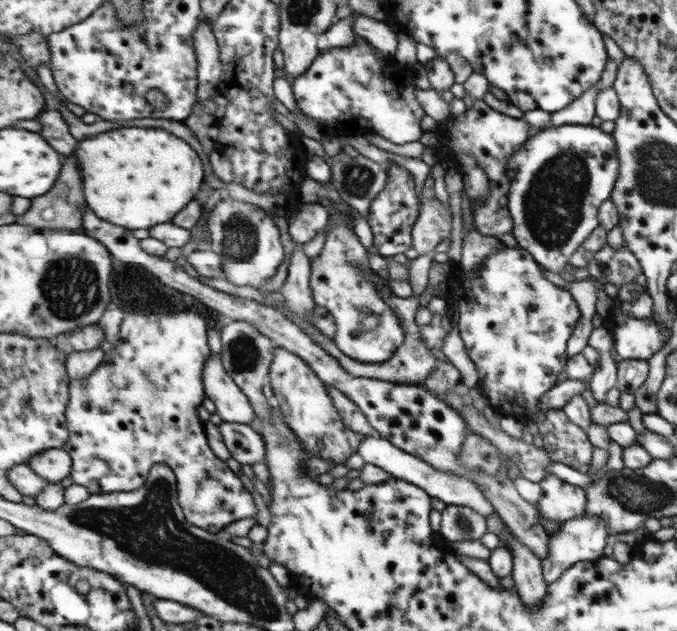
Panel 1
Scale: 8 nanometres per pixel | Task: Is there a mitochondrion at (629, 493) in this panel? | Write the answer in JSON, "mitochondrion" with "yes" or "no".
{"mitochondrion":"yes"}

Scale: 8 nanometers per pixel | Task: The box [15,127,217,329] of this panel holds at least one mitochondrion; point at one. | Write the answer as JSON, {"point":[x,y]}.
{"point":[70,286]}

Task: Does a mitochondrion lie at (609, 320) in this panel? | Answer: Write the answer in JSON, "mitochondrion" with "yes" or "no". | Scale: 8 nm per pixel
{"mitochondrion":"no"}

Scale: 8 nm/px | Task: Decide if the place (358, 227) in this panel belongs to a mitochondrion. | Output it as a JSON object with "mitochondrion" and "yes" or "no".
{"mitochondrion":"no"}

